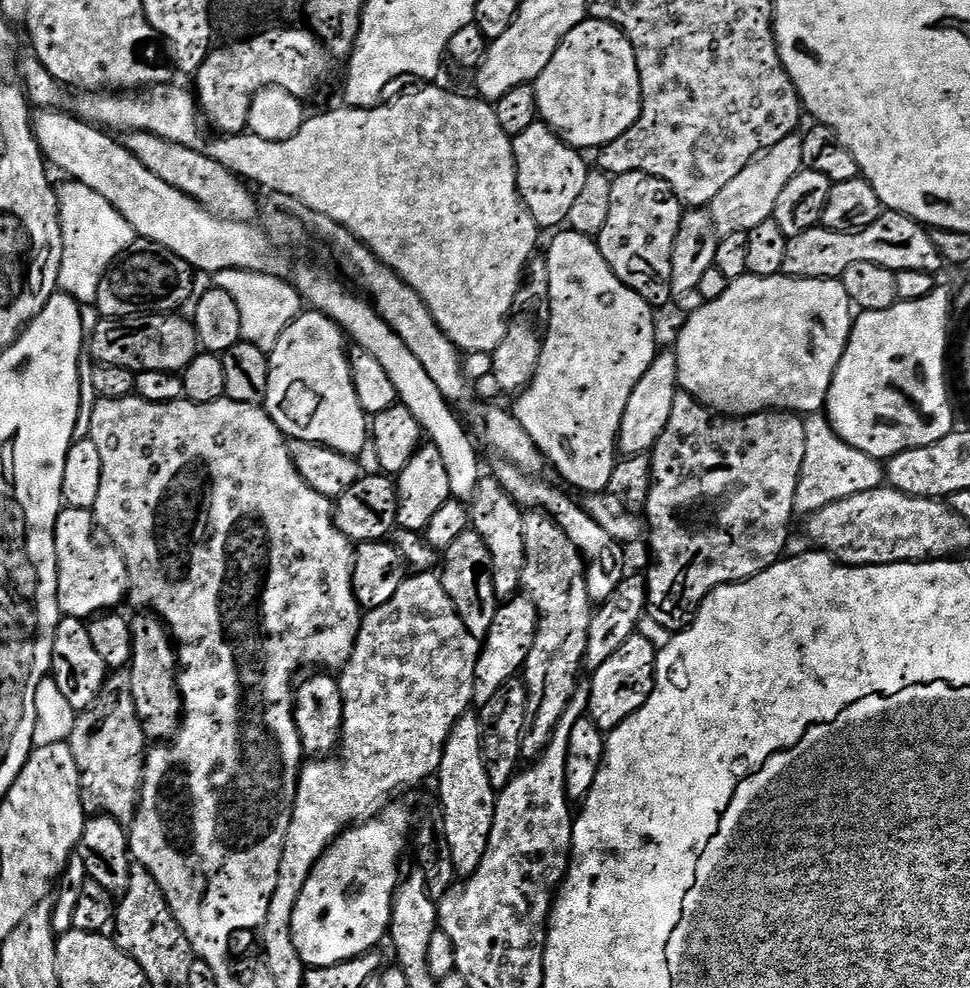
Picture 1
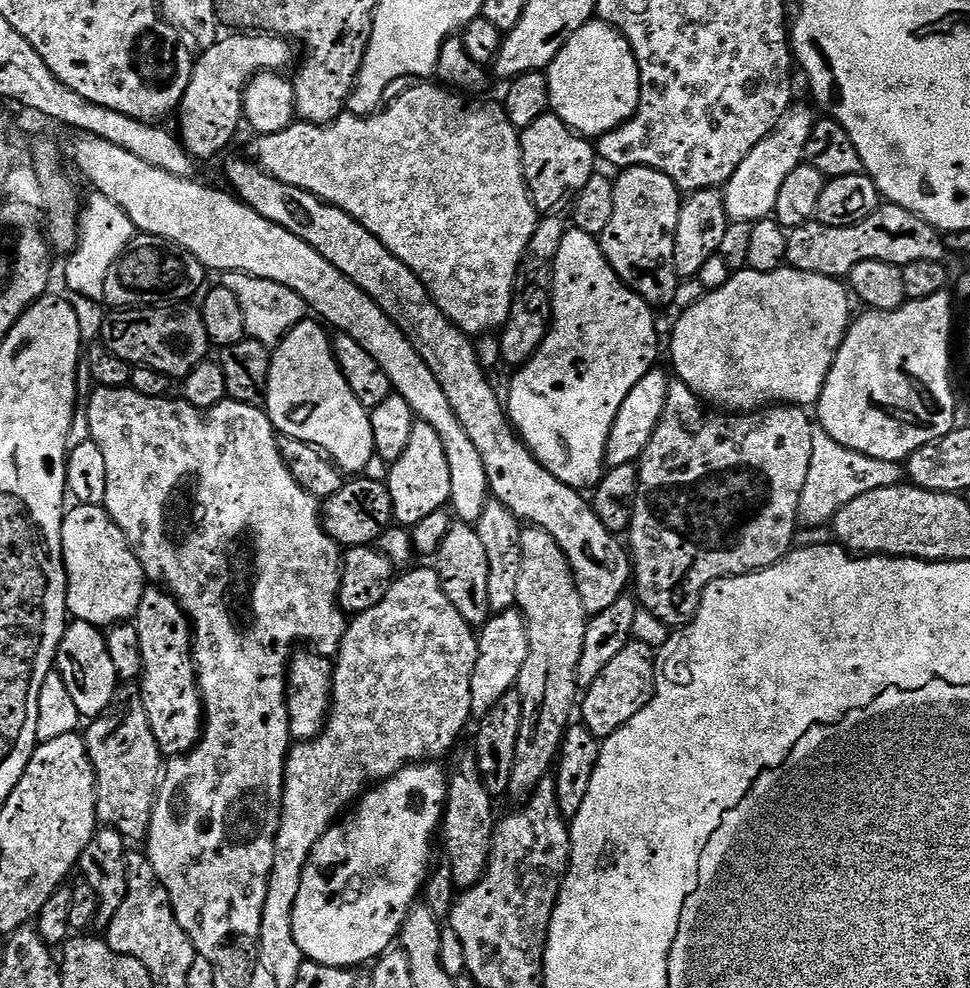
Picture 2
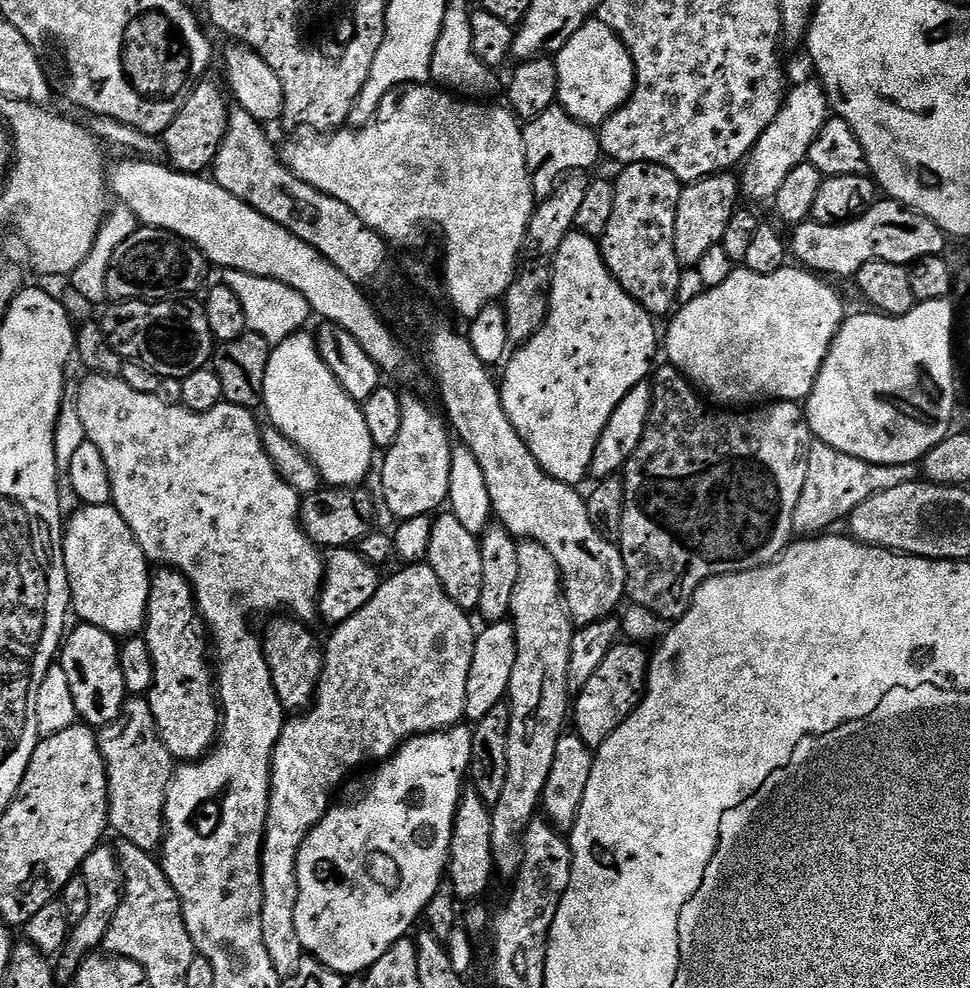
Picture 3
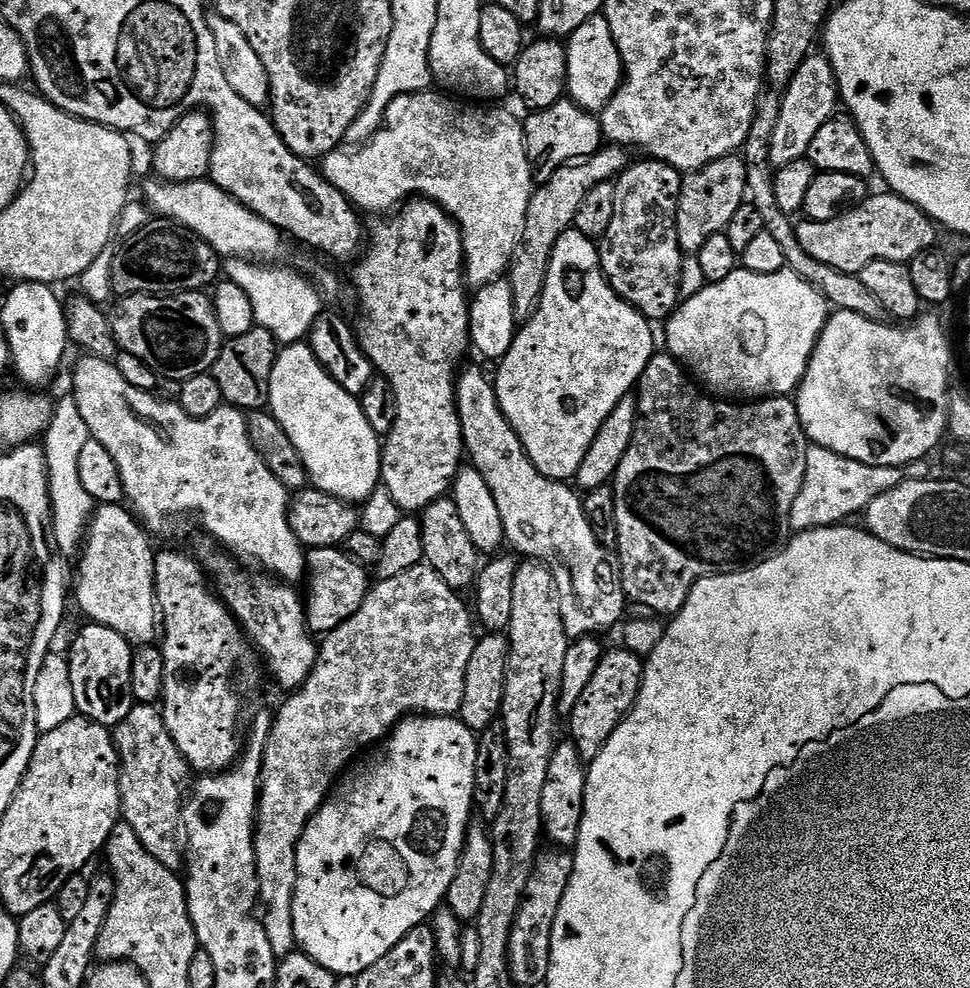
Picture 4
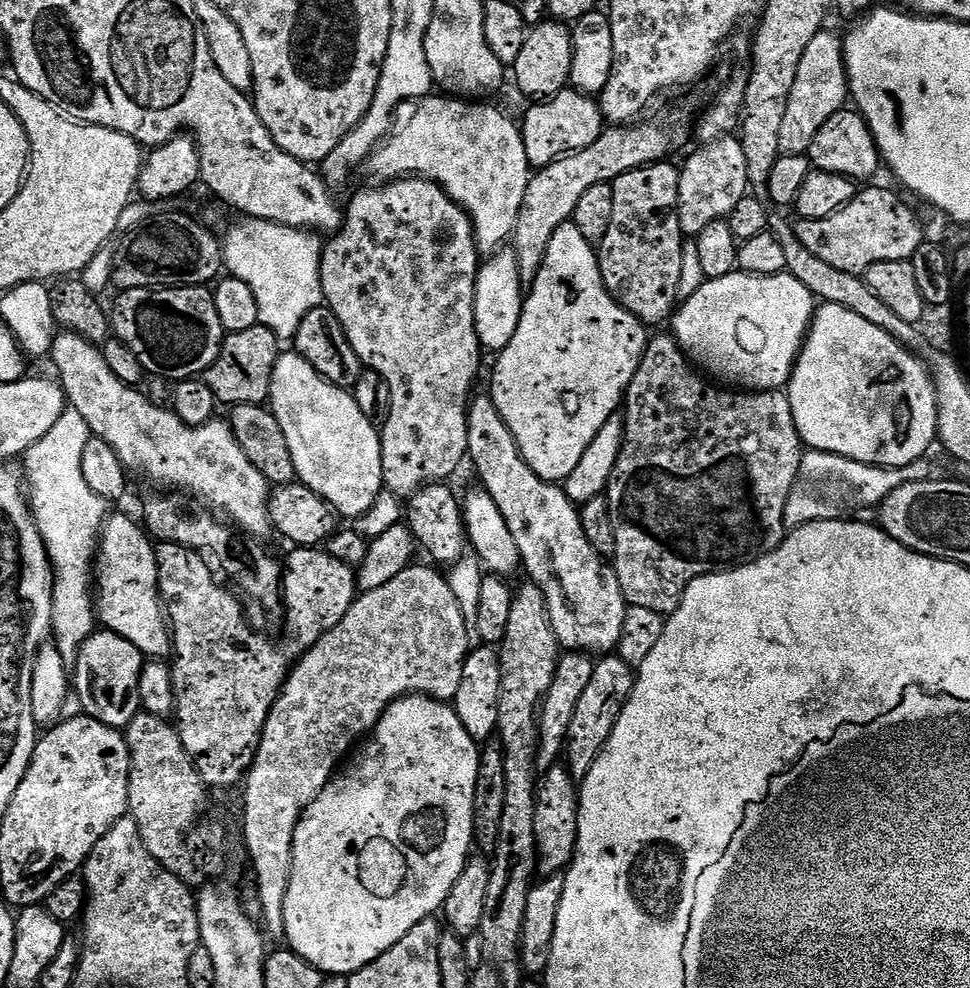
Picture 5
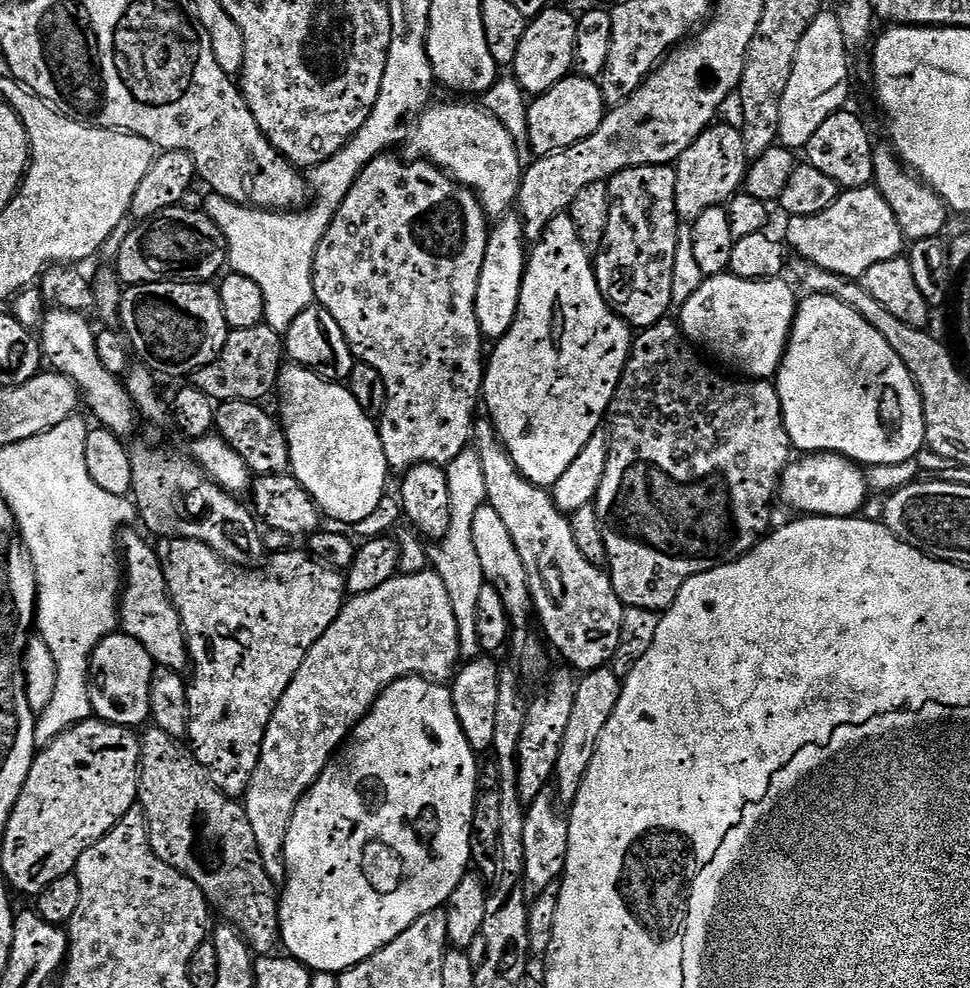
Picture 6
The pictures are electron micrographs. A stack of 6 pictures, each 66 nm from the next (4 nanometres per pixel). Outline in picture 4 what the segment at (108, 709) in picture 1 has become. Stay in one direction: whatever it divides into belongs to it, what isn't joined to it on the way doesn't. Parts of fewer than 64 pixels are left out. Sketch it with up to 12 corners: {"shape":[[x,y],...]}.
{"shape":[[156,704],[114,739],[120,815],[179,869],[190,777]]}

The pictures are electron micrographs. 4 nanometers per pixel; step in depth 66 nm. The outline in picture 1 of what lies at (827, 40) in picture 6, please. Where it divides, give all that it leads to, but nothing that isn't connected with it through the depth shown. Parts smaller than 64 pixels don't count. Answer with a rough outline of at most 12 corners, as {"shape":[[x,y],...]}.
{"shape":[[803,135],[782,138],[737,174],[710,211],[721,236],[772,219],[804,167]]}

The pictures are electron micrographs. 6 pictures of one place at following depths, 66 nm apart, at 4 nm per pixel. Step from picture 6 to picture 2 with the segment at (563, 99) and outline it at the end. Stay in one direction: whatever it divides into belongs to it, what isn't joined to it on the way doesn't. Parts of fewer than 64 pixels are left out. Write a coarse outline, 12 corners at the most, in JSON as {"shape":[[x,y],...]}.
{"shape":[[551,110],[520,132],[524,181],[548,214],[597,175],[591,139]]}

